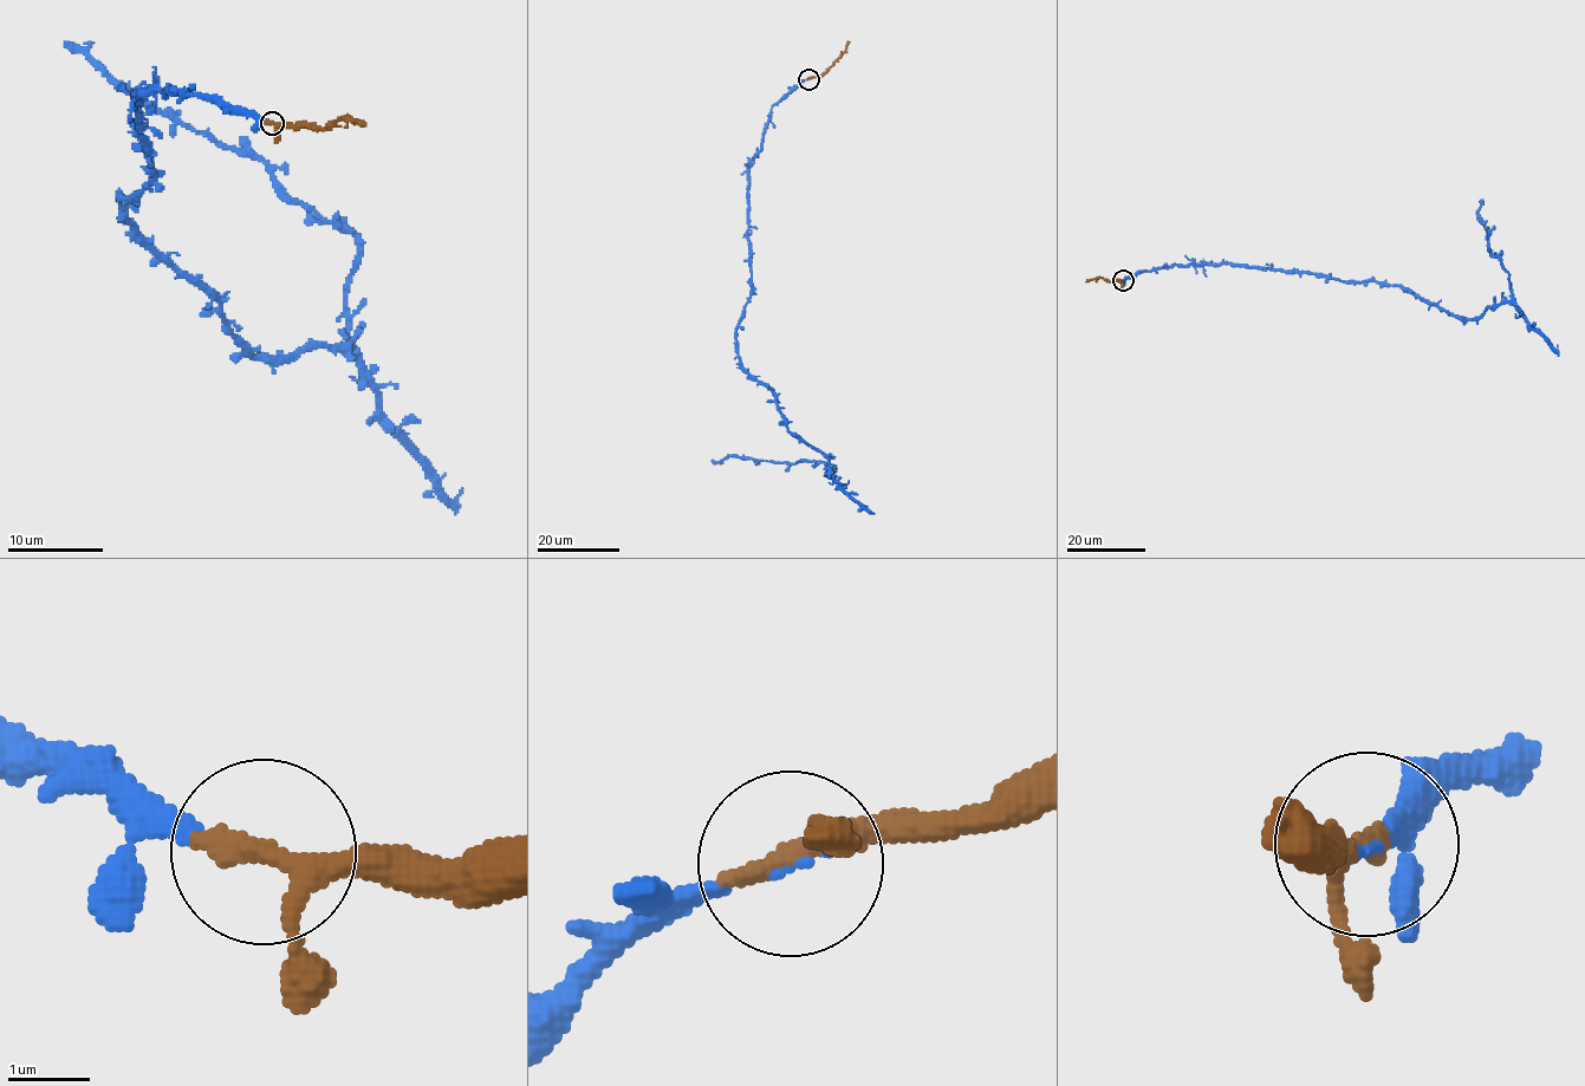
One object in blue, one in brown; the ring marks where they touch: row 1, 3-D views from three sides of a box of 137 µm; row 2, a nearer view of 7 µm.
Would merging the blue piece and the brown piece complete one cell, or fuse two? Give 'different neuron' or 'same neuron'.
same neuron

